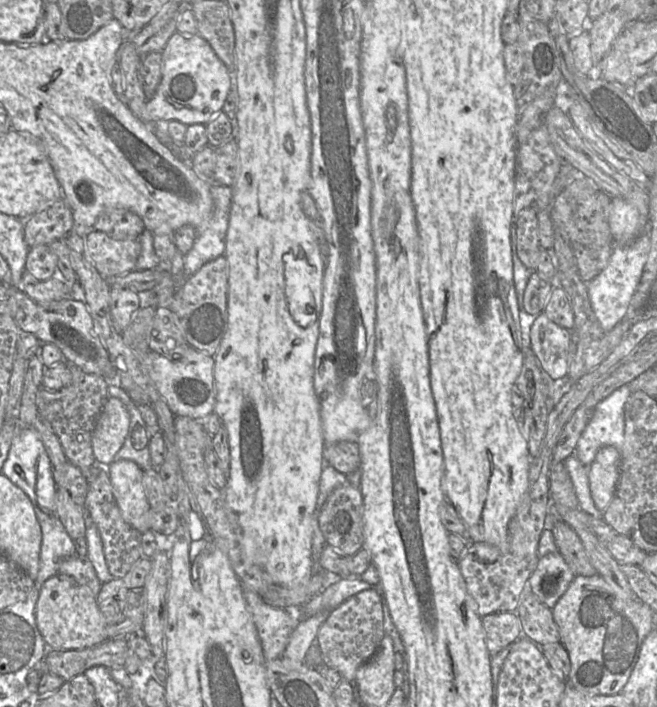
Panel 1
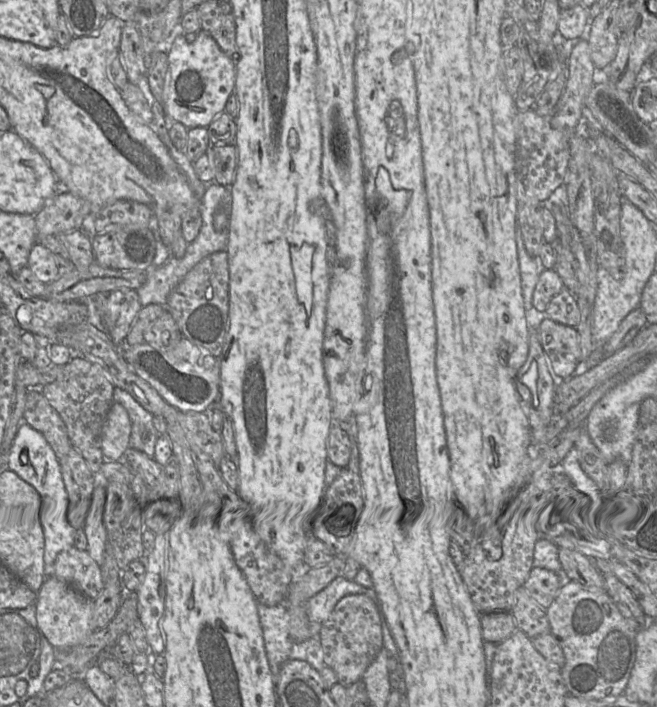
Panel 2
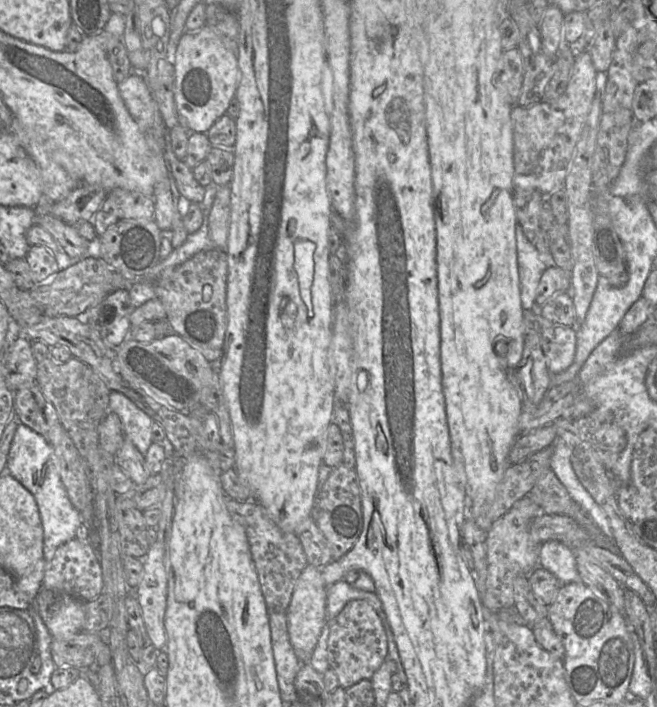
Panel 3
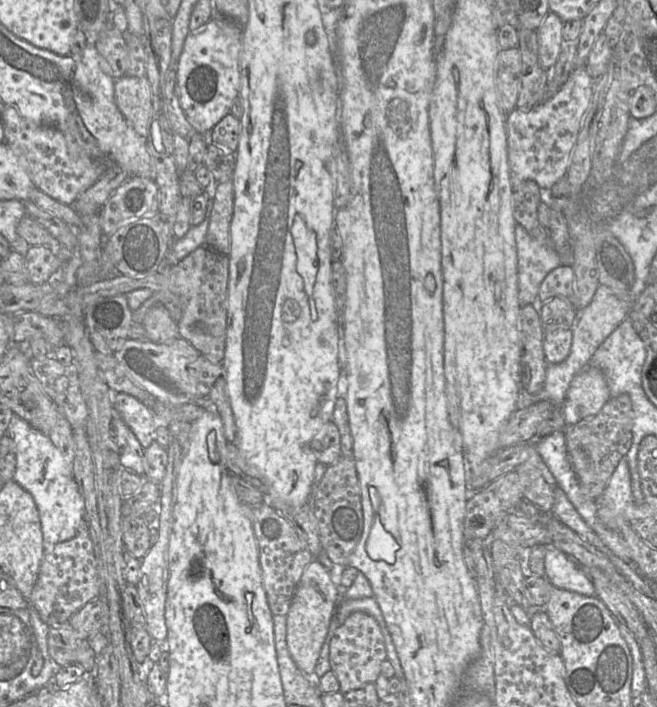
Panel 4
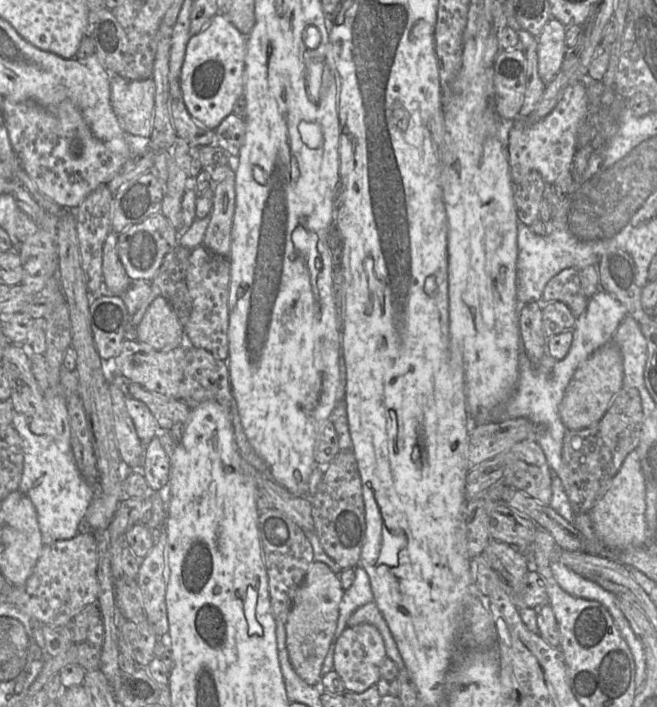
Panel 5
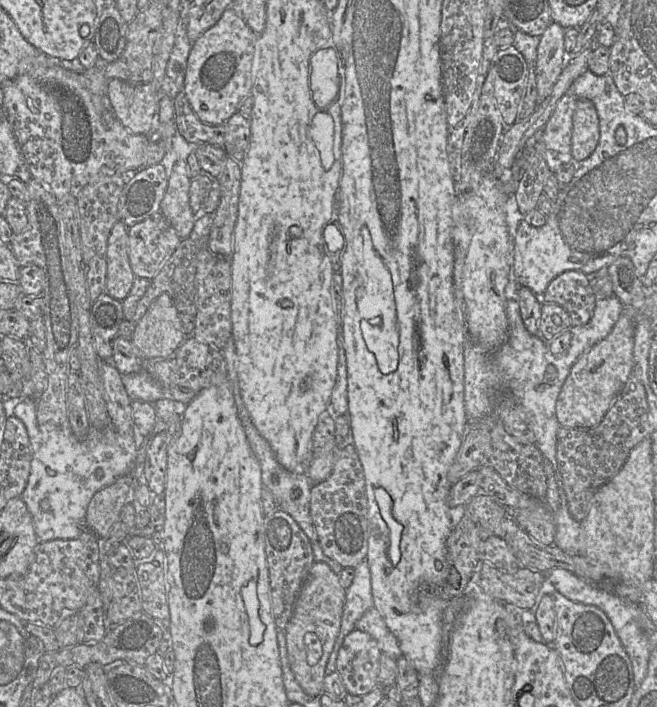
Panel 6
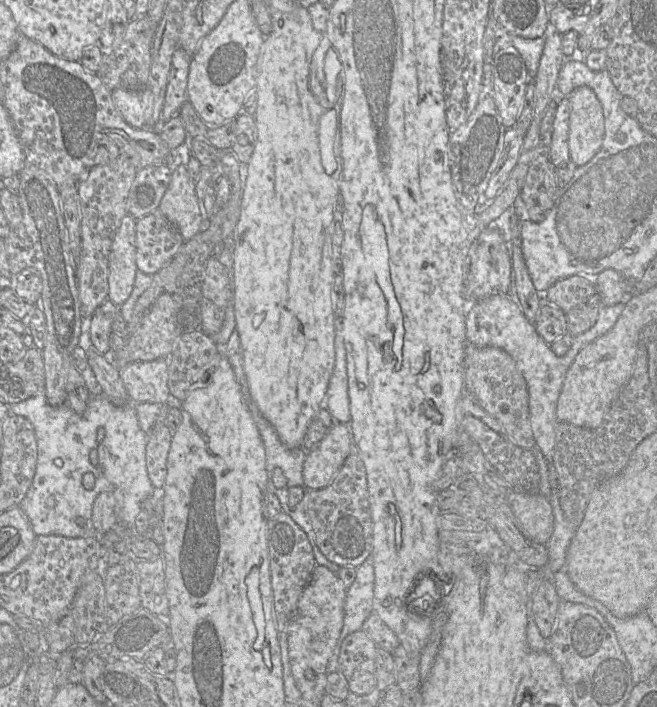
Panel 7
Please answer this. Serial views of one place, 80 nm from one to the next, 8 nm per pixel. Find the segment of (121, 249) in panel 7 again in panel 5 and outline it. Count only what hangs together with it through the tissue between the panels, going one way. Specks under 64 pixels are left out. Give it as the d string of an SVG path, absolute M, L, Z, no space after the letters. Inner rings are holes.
M110 231L105 239L102 271L106 291L112 295L123 296L131 286L132 280L126 274L117 253L118 234Z

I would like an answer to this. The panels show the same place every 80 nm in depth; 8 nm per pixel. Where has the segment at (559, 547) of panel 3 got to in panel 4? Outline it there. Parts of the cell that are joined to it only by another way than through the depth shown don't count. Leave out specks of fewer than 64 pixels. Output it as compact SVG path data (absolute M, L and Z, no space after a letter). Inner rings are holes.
M553 544L546 545L545 577L556 588L583 596L596 596L595 588L583 568Z

